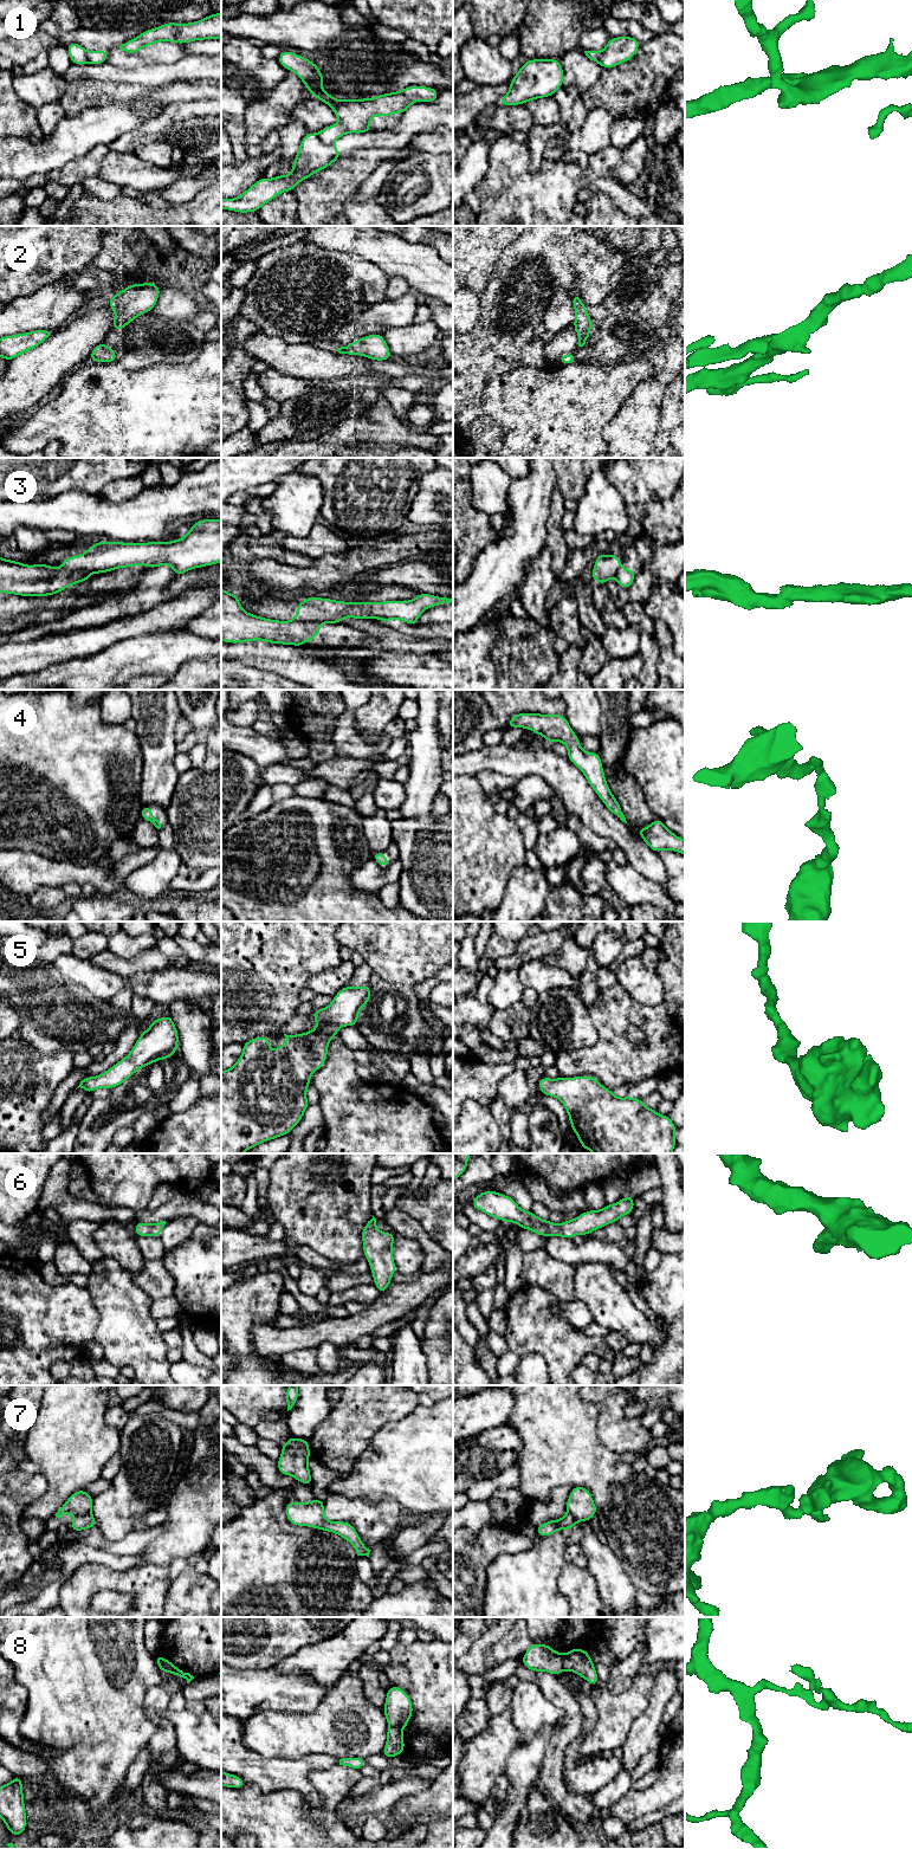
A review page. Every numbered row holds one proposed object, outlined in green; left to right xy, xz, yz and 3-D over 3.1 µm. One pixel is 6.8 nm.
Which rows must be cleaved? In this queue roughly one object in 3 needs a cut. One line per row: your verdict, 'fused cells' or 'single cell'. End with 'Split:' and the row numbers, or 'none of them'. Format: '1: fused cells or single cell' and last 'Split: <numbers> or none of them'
1: fused cells
2: single cell
3: fused cells
4: single cell
5: single cell
6: single cell
7: fused cells
8: fused cells
Split: 1, 3, 7, 8

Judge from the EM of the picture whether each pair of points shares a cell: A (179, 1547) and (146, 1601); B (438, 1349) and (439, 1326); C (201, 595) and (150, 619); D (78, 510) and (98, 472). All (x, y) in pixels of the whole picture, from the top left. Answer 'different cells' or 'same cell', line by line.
A: different cells
B: same cell
C: same cell
D: different cells

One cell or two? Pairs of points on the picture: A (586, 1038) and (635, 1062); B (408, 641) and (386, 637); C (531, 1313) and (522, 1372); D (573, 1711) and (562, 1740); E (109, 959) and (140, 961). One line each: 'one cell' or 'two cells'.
A: two cells
B: one cell
C: two cells
D: one cell
E: one cell

